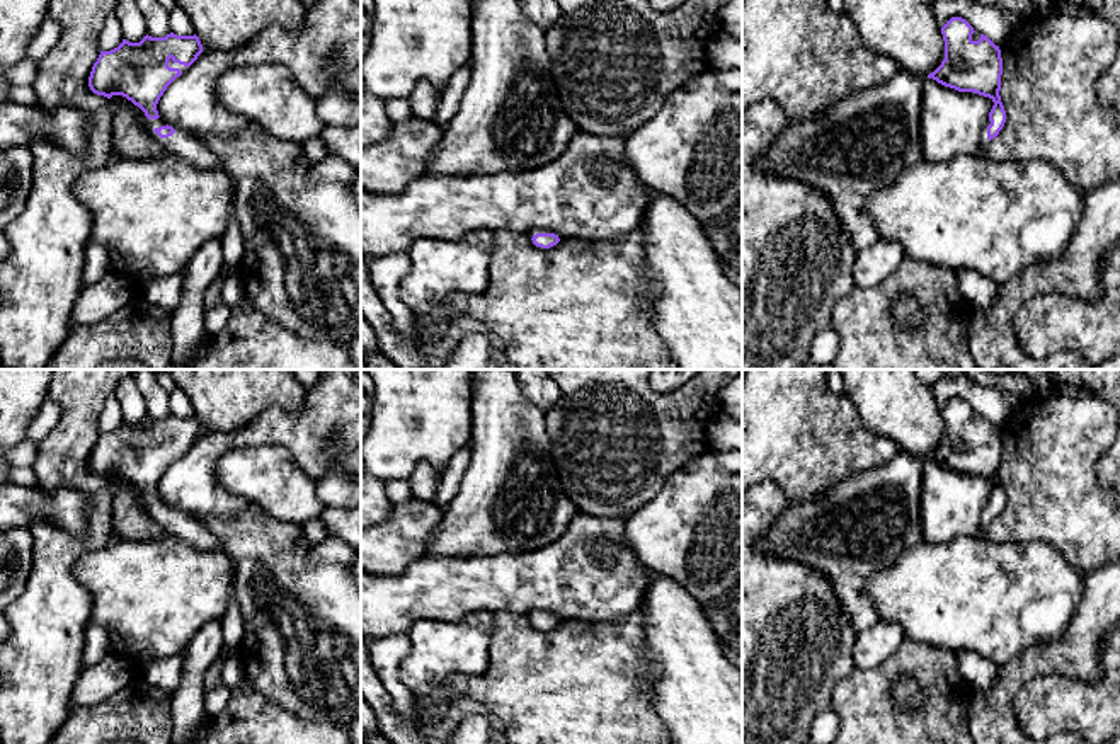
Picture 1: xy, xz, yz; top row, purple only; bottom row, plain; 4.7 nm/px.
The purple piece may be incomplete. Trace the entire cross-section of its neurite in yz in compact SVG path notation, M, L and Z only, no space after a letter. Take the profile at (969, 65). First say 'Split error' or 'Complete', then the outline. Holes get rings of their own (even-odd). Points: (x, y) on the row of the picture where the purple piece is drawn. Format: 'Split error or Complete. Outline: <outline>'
Split error. Outline: M951 17L943 27L945 60L928 75L938 83L958 92L974 92L989 97L994 106L980 133L982 152L999 134L1006 123L1006 111L1001 102L1001 49L987 36L972 39L974 27L962 17Z

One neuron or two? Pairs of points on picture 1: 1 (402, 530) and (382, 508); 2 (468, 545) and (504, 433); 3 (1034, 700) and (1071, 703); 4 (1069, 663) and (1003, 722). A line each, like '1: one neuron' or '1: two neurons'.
1: two neurons
2: one neuron
3: one neuron
4: one neuron

